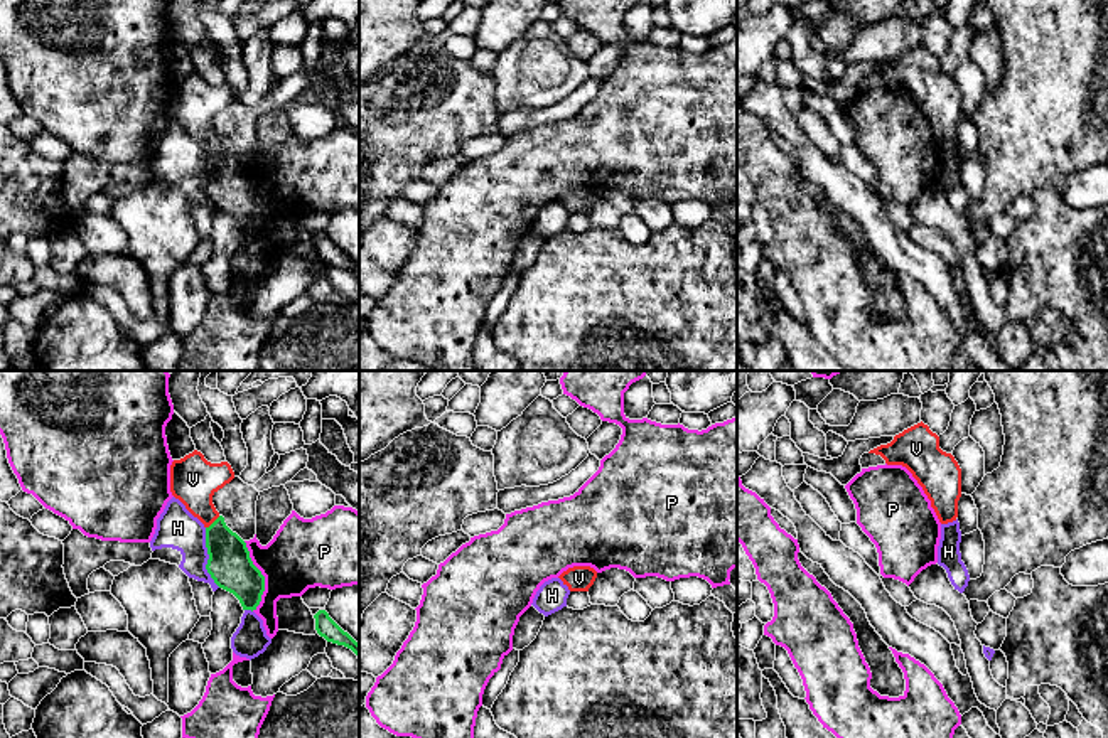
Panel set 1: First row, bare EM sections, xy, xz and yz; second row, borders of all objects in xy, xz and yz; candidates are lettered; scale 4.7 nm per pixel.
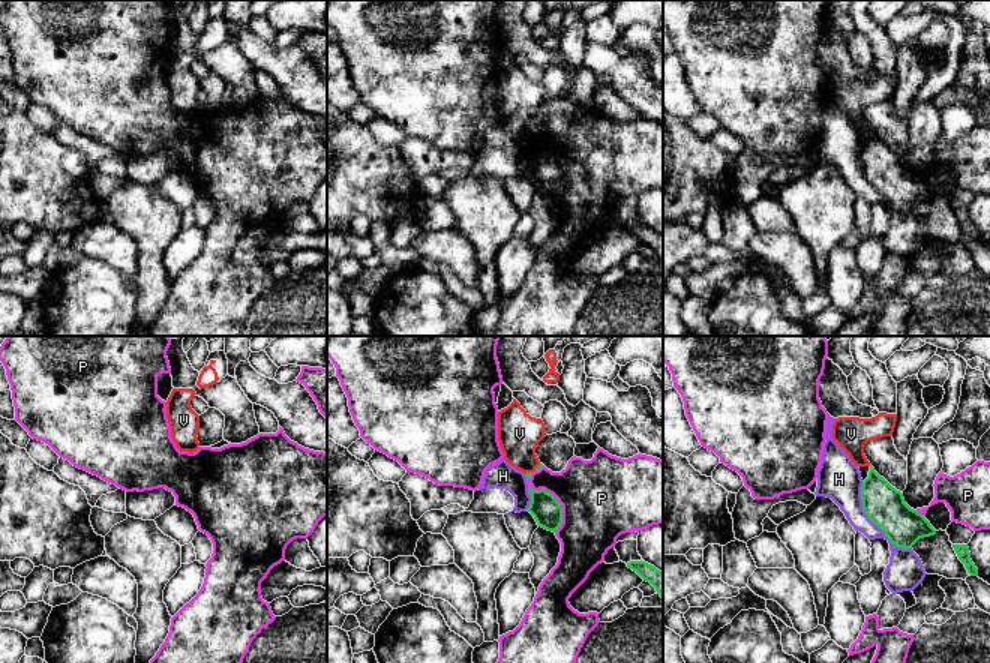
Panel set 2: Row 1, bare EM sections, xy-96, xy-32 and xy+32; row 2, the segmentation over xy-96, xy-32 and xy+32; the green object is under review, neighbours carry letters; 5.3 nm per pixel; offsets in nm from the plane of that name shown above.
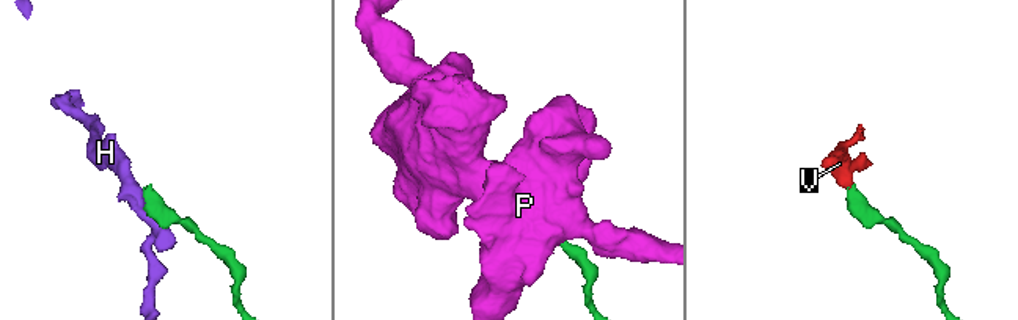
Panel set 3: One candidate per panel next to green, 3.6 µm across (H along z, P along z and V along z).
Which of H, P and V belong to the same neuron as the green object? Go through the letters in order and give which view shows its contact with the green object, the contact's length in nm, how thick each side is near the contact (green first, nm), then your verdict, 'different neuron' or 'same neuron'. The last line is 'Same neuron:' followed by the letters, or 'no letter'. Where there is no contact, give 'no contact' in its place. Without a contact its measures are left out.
H: meets green in xy; contact 300 nm long; 200 nm thick on the green side, 190 nm on the other; different neuron
P: meets green in xy; contact 340 nm long; 200 nm thick on the green side, 340 nm on the other; different neuron
V: meets green in xy; contact 90 nm long; 200 nm thick on the green side, 220 nm on the other; same neuron
Same neuron: V

